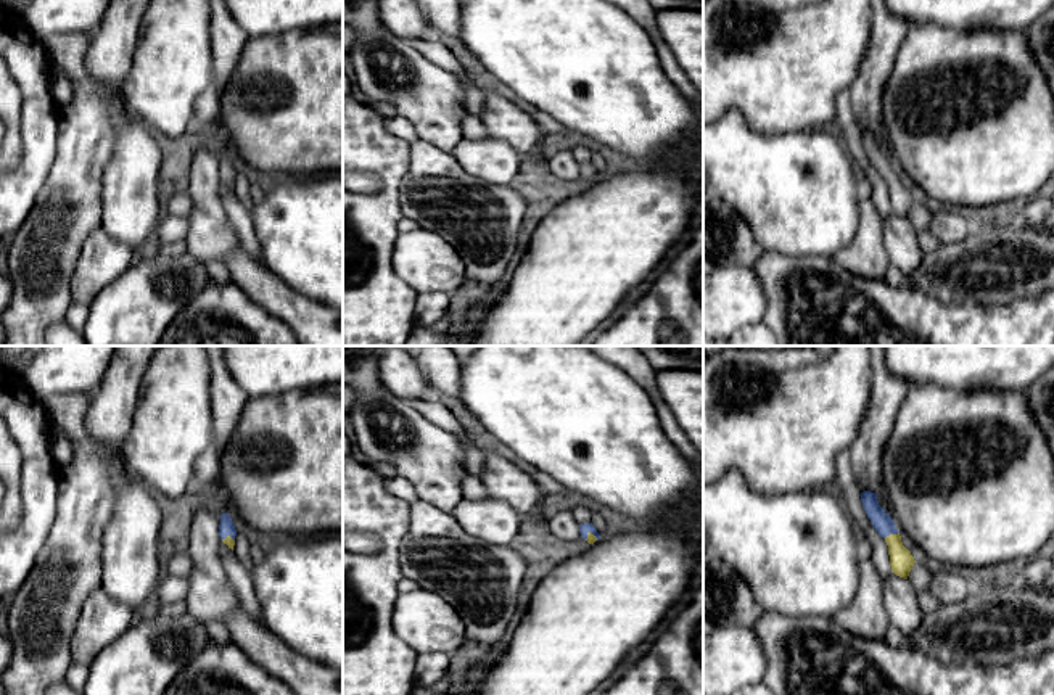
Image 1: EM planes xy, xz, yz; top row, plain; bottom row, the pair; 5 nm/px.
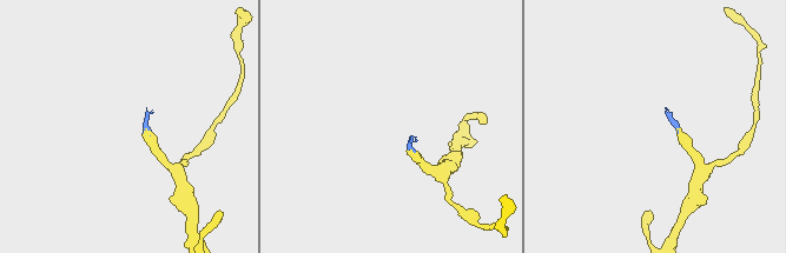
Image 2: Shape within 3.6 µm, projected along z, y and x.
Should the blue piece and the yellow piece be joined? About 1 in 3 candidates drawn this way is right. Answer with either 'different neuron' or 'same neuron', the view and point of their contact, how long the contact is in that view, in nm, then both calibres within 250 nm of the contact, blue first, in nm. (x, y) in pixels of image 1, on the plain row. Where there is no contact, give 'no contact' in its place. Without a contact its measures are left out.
same neuron; meets blue in yz at (890, 172); contact 90 nm long; 100 nm thick on the blue side, 120 nm on the other

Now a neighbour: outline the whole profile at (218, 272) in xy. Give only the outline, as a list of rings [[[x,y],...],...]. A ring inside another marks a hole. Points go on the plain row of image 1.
[[[206,261],[203,262],[211,282],[216,283],[229,283],[235,285],[232,273],[229,272],[227,265],[219,261]]]

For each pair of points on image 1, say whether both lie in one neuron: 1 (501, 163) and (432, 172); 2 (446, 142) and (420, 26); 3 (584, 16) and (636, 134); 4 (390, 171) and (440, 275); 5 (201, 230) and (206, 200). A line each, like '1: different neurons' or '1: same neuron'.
1: different neurons
2: different neurons
3: same neuron
4: different neurons
5: same neuron

